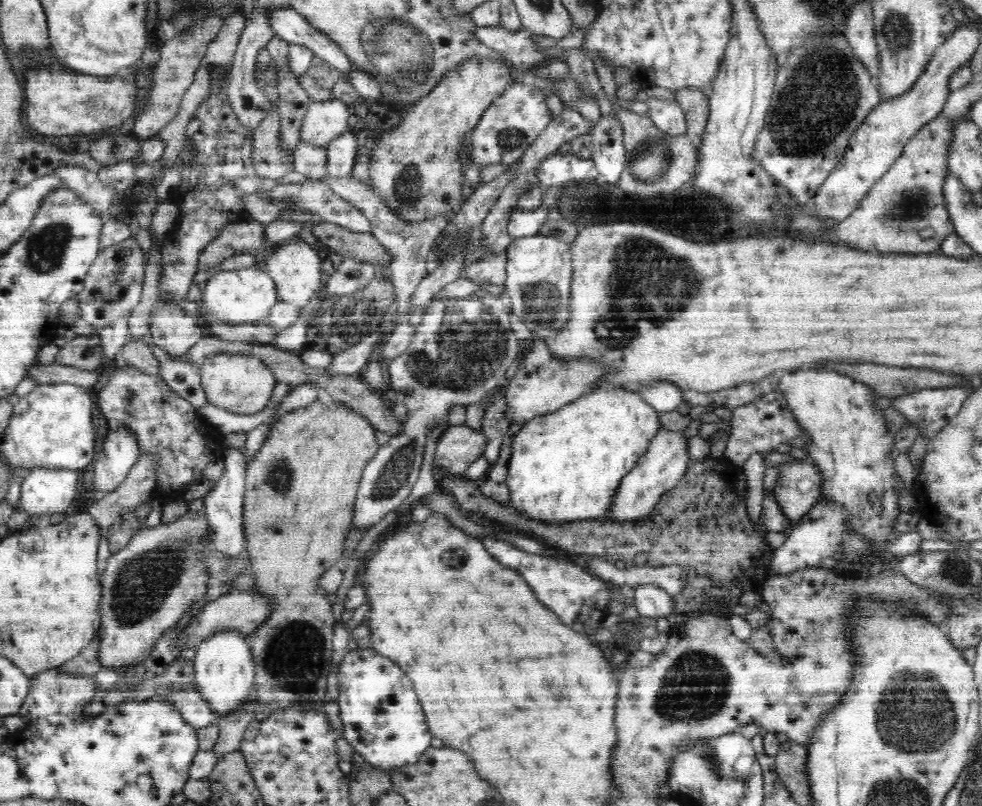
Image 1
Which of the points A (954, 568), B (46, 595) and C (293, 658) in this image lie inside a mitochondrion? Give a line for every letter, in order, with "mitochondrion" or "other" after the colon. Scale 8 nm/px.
A: mitochondrion
B: other
C: mitochondrion

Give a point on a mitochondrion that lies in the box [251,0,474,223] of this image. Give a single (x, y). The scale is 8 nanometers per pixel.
(397, 51)

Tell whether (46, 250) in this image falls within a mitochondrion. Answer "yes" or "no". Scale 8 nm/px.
yes

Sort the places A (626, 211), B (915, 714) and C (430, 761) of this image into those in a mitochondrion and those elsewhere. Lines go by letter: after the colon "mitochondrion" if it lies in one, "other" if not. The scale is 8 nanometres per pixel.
A: mitochondrion
B: mitochondrion
C: other

